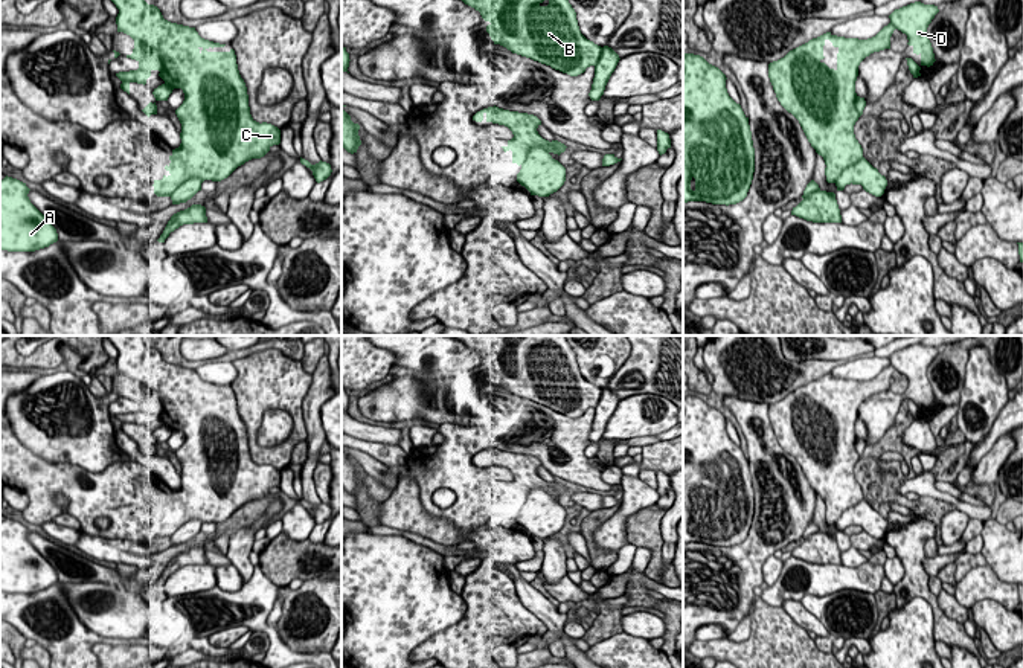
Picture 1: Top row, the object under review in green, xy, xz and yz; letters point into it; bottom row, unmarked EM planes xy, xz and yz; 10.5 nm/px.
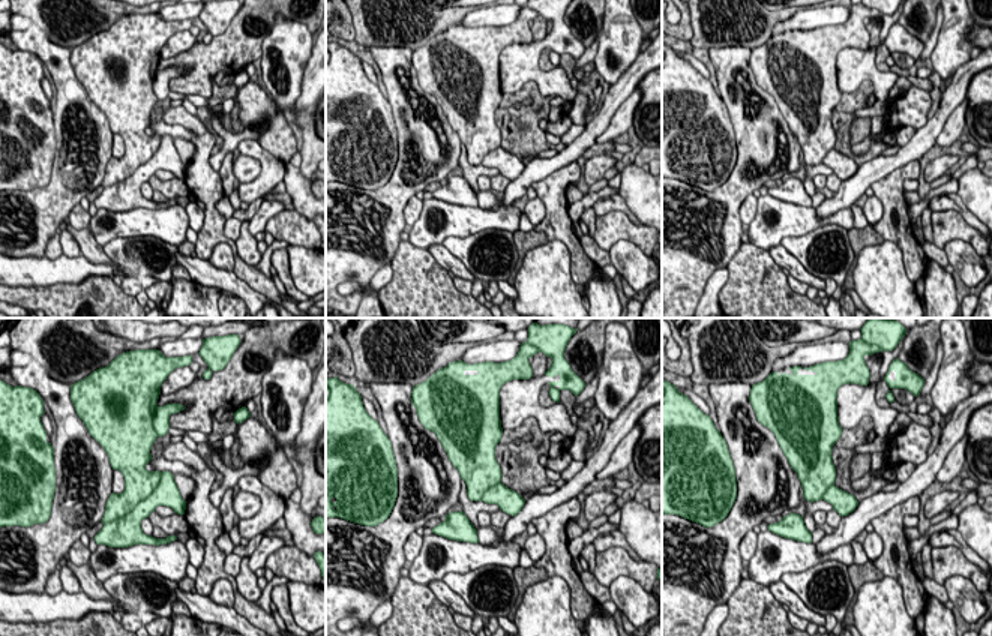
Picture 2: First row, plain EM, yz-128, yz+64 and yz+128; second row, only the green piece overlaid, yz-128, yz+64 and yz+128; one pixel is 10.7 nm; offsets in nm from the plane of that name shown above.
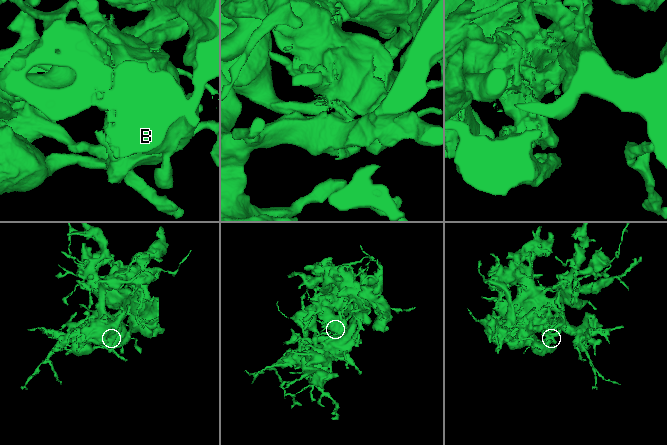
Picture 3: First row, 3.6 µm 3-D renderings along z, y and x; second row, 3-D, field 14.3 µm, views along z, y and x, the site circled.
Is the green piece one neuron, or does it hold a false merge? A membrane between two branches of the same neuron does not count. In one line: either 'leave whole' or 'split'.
split

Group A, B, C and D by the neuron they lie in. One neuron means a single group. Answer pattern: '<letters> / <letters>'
A D / B C

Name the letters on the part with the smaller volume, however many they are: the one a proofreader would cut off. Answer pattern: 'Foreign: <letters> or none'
Foreign: B, C

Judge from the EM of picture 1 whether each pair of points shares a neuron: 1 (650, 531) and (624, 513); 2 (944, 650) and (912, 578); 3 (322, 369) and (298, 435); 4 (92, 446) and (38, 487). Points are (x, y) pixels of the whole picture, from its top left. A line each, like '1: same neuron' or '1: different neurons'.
1: different neurons
2: different neurons
3: different neurons
4: different neurons

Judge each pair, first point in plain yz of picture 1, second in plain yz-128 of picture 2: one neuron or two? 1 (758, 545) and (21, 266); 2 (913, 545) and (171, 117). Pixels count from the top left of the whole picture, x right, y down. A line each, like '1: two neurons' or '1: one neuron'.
1: two neurons
2: one neuron

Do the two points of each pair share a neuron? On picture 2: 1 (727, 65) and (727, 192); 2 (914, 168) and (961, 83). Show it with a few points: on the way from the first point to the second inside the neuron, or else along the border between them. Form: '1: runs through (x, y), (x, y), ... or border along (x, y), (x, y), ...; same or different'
1: runs through (728, 96), (745, 125), (743, 161); same
2: border along (917, 159), (895, 168), (886, 177); different

